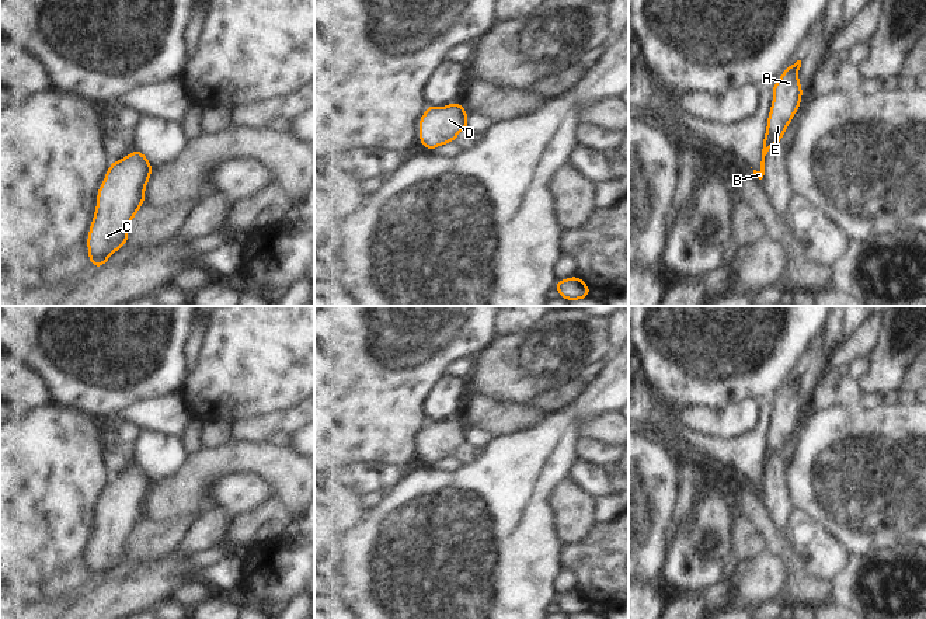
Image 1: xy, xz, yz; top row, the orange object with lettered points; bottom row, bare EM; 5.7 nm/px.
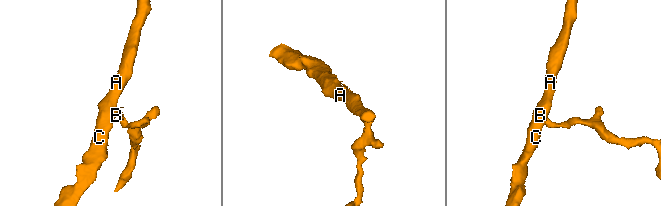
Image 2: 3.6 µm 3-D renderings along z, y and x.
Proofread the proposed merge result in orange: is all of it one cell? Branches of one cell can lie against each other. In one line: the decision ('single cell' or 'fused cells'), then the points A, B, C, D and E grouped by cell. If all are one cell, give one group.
fused cells; A C D E / B

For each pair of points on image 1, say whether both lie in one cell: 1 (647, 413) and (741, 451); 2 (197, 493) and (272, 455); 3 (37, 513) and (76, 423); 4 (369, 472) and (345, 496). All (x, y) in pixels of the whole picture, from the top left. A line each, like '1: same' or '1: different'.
1: same
2: same
3: same
4: same

